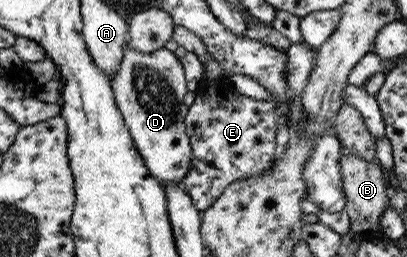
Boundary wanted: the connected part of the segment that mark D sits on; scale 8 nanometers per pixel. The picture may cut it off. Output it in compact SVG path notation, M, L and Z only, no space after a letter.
M127 44L124 58L110 82L118 108L154 178L163 185L177 184L182 187L182 181L190 169L193 151L185 122L187 105L183 103L189 90L179 58L166 48L144 54Z

